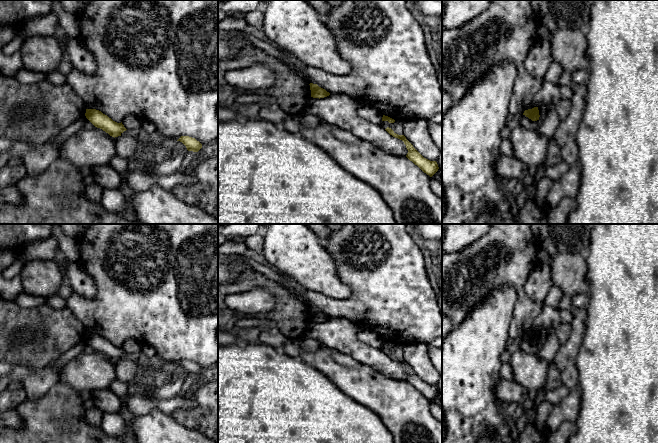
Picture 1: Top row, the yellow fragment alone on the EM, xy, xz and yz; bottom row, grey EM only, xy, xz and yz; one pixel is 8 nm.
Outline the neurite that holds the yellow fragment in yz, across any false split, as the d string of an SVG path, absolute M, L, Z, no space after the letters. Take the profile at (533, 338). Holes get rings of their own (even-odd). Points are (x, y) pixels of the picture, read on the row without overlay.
M534 331L532 333L525 334L523 339L531 343L532 345L537 345L539 344L539 334L538 331Z

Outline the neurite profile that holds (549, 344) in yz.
M542 328L538 330L538 334L540 339L540 351L538 356L546 362L552 363L555 358L555 354L561 345L556 335L555 329Z

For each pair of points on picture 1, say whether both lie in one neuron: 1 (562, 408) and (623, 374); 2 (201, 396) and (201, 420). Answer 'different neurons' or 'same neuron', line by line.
1: different neurons
2: same neuron

